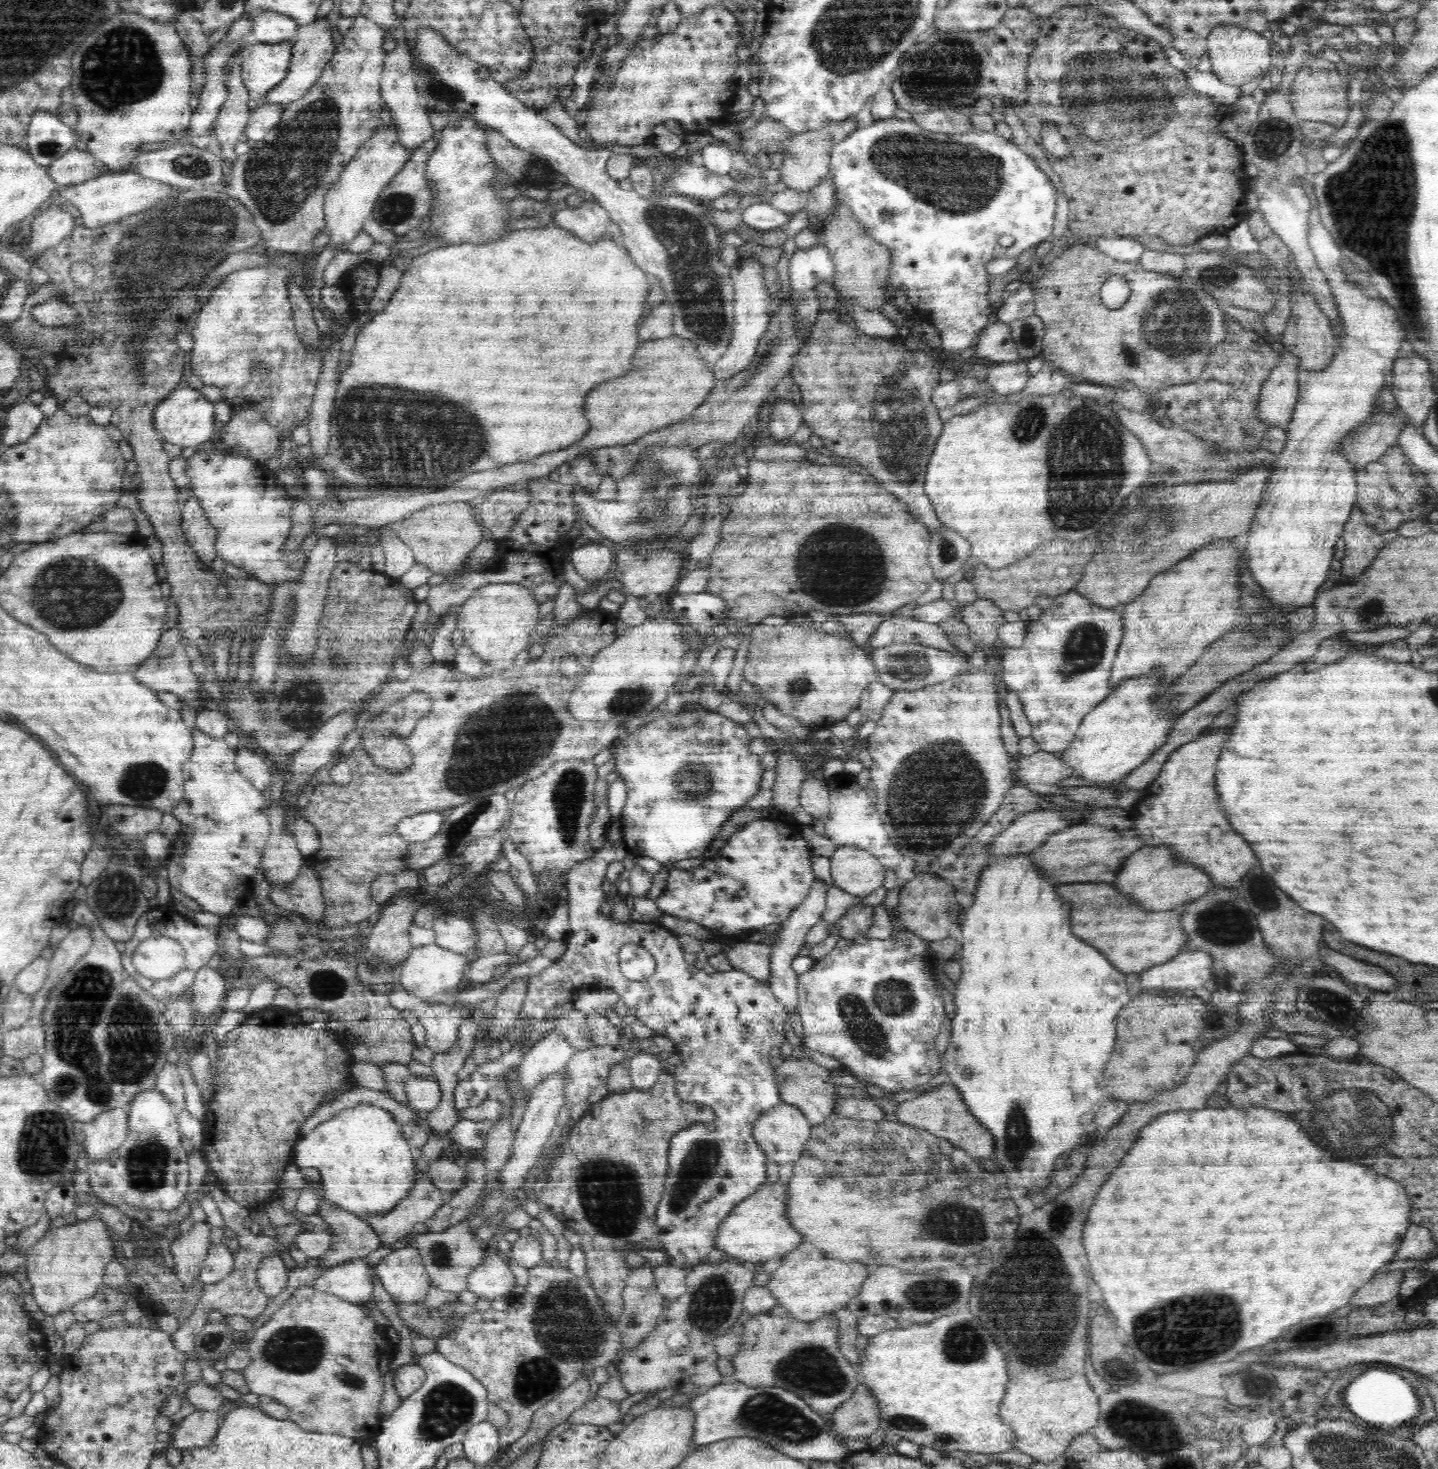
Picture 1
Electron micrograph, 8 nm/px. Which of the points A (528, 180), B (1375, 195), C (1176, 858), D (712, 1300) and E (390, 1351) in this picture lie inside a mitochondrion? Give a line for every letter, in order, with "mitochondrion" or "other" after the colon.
A: other
B: mitochondrion
C: other
D: mitochondrion
E: other

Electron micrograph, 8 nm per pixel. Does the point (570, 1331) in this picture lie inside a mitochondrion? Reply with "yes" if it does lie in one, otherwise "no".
yes

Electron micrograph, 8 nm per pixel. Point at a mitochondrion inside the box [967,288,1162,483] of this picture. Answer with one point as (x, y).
(1027, 333)

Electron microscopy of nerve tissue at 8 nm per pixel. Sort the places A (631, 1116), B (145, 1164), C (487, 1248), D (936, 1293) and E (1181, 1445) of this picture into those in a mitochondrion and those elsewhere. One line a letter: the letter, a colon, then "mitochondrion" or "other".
A: other
B: mitochondrion
C: other
D: mitochondrion
E: mitochondrion

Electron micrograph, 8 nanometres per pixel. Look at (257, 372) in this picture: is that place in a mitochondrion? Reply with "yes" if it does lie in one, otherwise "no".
yes

